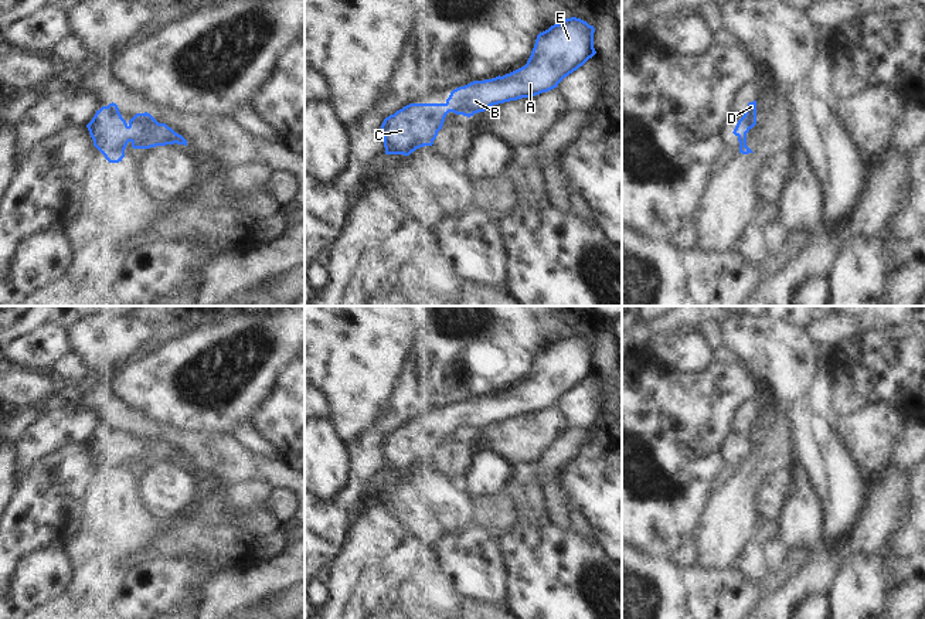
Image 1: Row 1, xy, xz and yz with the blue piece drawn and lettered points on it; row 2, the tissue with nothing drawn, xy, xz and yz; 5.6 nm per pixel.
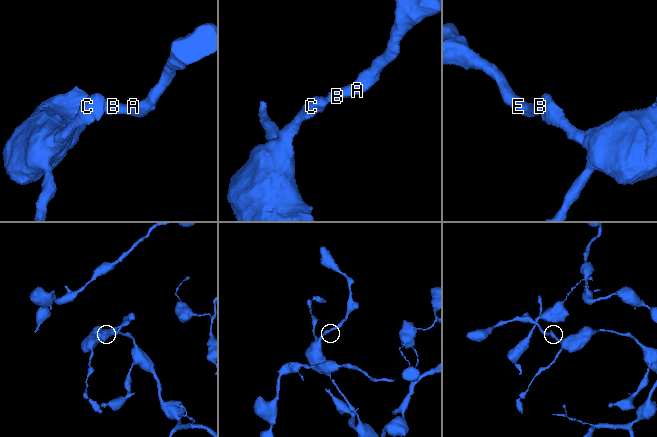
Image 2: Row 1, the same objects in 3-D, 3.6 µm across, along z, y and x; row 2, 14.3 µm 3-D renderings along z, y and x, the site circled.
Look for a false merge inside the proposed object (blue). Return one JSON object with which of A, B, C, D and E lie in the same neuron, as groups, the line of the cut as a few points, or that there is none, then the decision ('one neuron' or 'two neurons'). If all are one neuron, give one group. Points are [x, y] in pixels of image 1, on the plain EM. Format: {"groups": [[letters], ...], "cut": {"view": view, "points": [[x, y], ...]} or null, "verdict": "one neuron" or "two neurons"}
{"groups": [["A", "B", "C", "D", "E"]], "cut": null, "verdict": "one neuron"}

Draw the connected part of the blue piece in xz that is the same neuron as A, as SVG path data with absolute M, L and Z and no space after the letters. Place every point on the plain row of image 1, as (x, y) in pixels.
M577 334L565 336L537 353L531 373L524 384L503 394L473 398L459 404L450 409L445 421L409 421L404 424L385 435L381 442L380 449L384 455L385 472L409 473L419 465L432 463L449 429L470 435L493 422L533 415L557 405L565 394L596 371L594 350L594 343L589 343L586 339Z

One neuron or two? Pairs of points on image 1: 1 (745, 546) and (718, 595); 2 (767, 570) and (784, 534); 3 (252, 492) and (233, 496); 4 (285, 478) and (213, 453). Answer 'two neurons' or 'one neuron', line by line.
1: two neurons
2: two neurons
3: one neuron
4: one neuron

